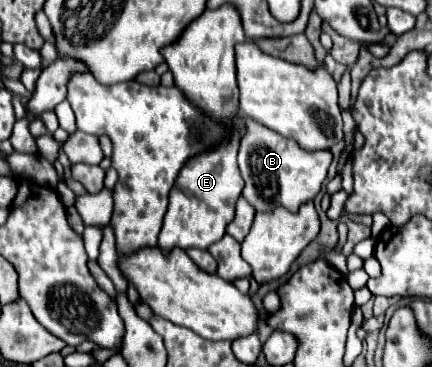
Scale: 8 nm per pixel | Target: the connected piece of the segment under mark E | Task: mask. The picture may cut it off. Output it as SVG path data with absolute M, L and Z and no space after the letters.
M232 133L224 143L214 147L212 151L208 151L204 155L196 155L194 159L190 159L188 165L180 171L176 185L170 193L170 205L168 205L164 225L162 225L162 231L160 231L160 237L158 237L158 247L164 253L170 253L174 247L178 247L178 249L190 249L190 247L208 249L212 243L222 239L222 235L226 233L226 225L234 219L236 199L240 197L240 193L244 189L244 181L242 181L238 167L236 167L238 145L240 145L240 135Z

